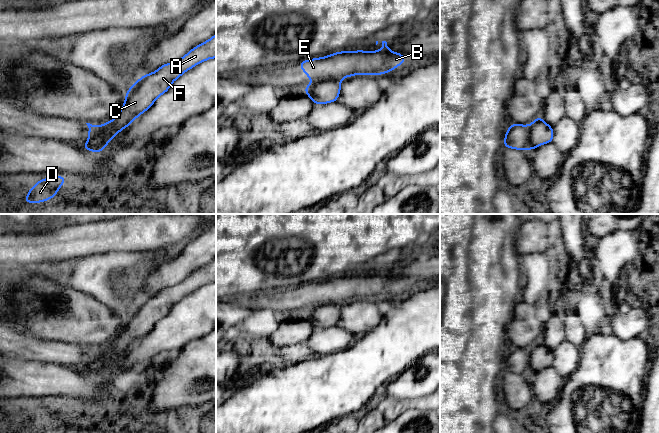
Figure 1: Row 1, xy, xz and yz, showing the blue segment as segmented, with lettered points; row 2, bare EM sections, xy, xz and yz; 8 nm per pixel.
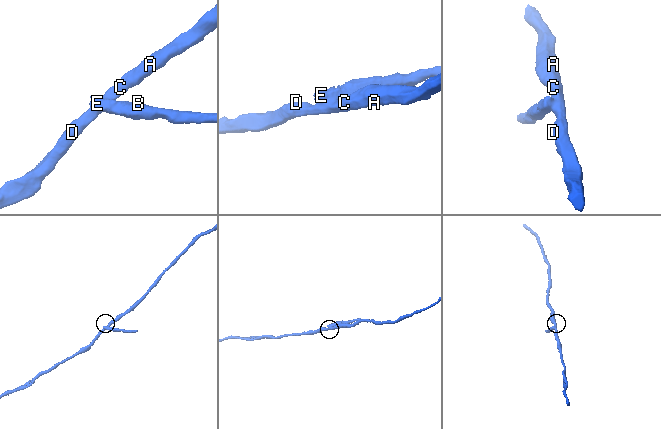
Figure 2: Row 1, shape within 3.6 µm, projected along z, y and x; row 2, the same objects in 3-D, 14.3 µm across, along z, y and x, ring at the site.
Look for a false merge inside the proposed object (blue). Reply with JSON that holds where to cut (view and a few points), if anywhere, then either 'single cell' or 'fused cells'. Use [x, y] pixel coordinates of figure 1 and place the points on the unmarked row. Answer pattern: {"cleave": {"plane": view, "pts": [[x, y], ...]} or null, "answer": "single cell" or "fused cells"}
{"cleave": {"plane": "xz", "pts": [[340, 303], [323, 303], [312, 306]]}, "answer": "fused cells"}

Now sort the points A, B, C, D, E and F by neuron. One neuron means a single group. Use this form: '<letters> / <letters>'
A C D F / B E

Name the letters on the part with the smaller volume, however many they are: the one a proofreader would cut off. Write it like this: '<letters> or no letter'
B, E

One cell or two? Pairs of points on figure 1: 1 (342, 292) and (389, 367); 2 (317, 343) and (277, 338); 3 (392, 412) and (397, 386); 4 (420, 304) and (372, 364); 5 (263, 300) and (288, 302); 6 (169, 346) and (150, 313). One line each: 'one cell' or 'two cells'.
1: two cells
2: two cells
3: two cells
4: one cell
5: one cell
6: two cells

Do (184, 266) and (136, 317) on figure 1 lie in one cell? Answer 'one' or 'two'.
one

